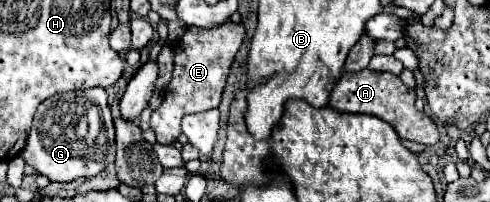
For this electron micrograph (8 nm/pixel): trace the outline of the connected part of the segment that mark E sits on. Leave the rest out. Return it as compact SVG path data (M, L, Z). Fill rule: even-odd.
M231 20L215 28L189 26L185 34L173 44L175 54L173 80L163 92L161 106L151 114L151 128L155 130L155 124L179 124L185 114L217 108L221 102L225 80L229 76L231 62L235 60L235 54L241 48L243 38L245 38L243 24L235 24Z

